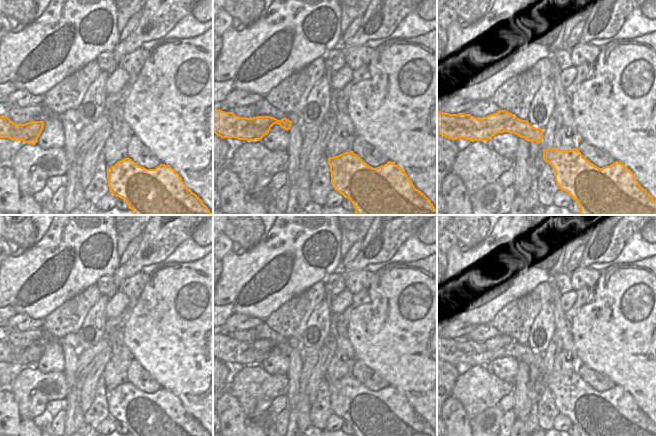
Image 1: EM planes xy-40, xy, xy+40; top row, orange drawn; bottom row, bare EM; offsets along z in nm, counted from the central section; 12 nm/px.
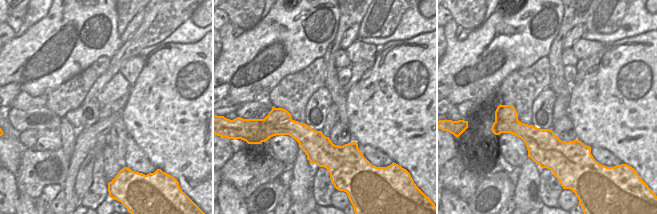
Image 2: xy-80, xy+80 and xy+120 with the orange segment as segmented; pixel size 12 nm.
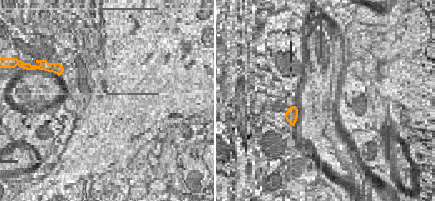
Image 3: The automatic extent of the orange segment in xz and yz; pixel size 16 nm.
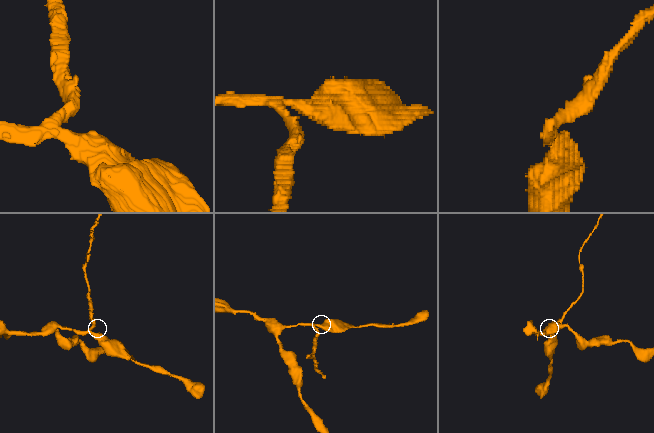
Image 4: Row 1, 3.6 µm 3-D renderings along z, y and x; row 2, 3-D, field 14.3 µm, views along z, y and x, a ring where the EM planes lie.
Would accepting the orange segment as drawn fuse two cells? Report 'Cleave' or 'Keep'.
Cleave

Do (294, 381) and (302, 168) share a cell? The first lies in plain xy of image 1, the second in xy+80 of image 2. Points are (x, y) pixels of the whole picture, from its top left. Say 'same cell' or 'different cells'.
same cell

